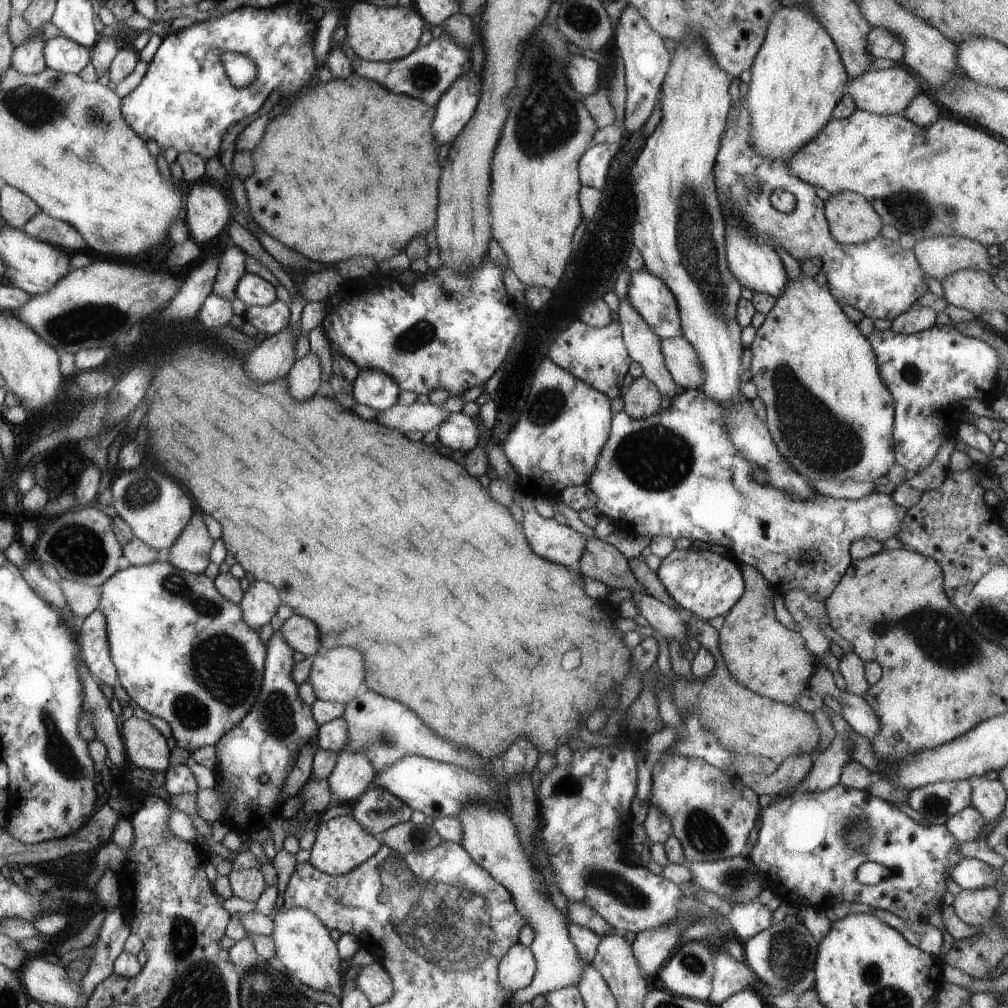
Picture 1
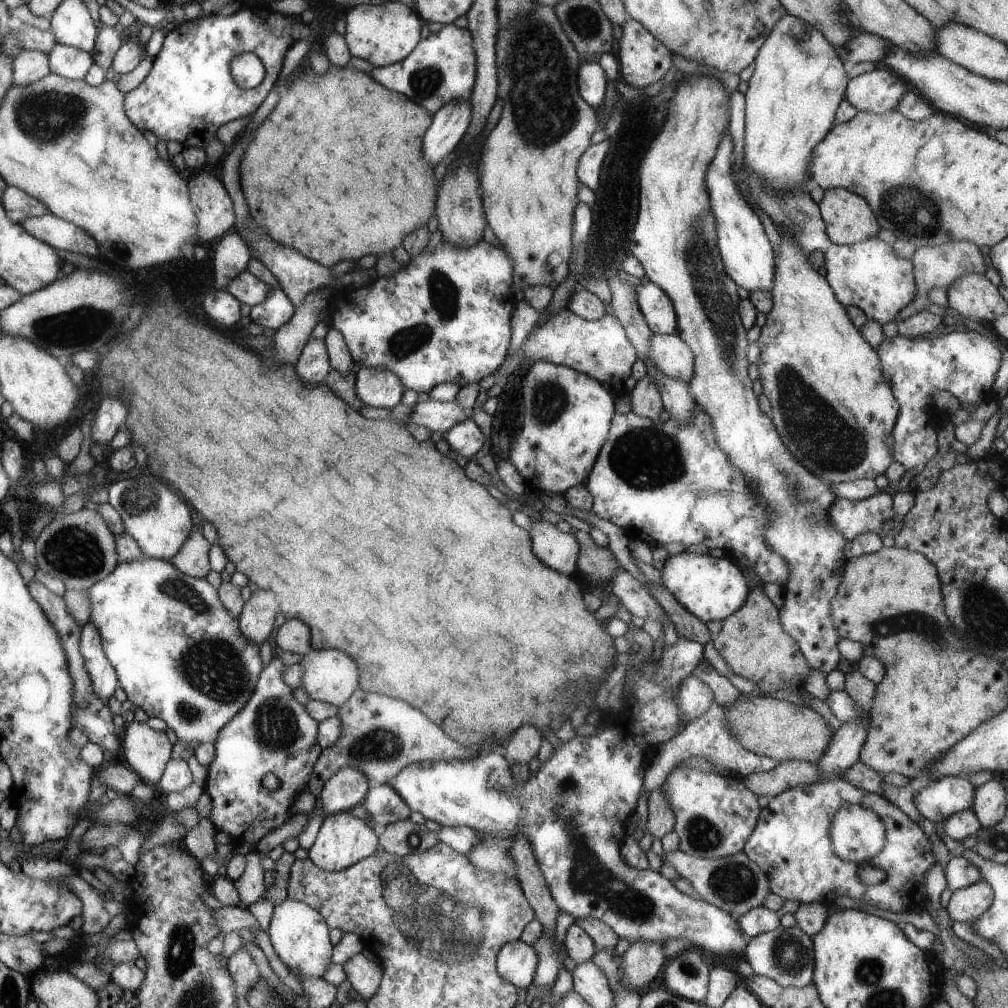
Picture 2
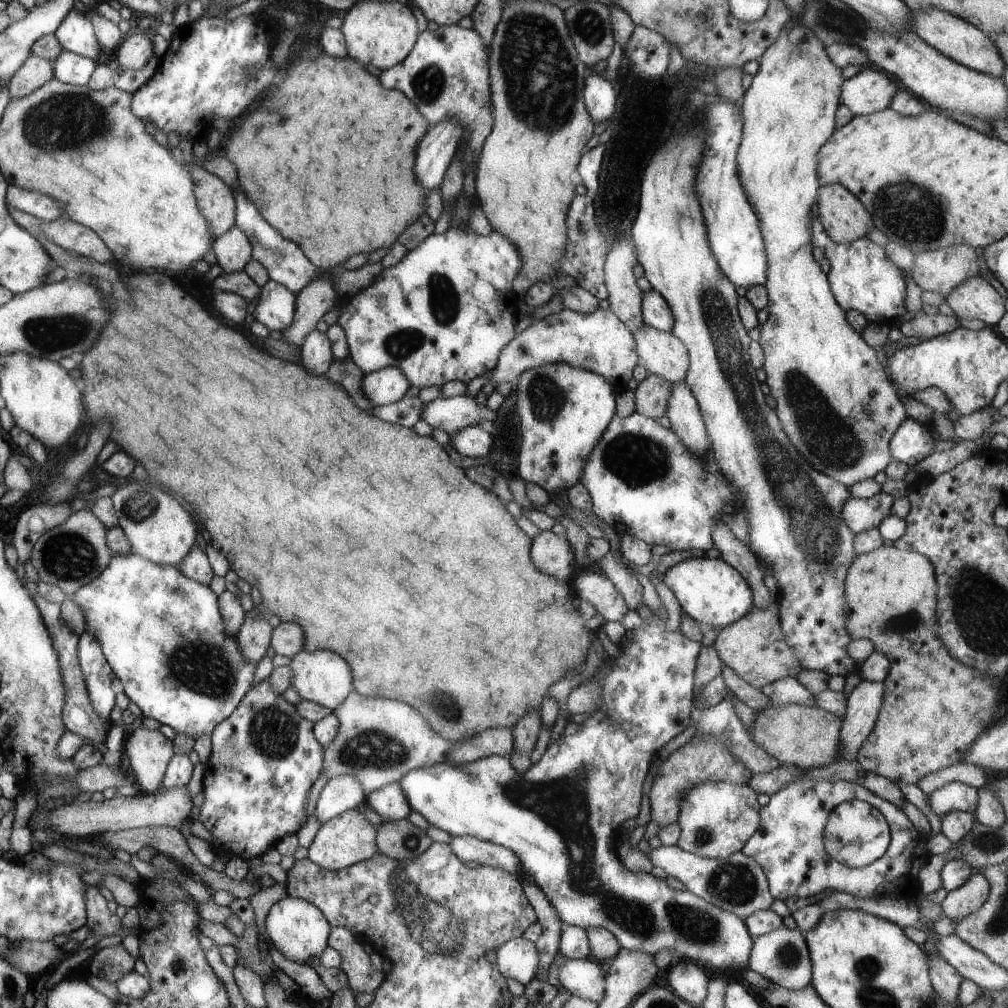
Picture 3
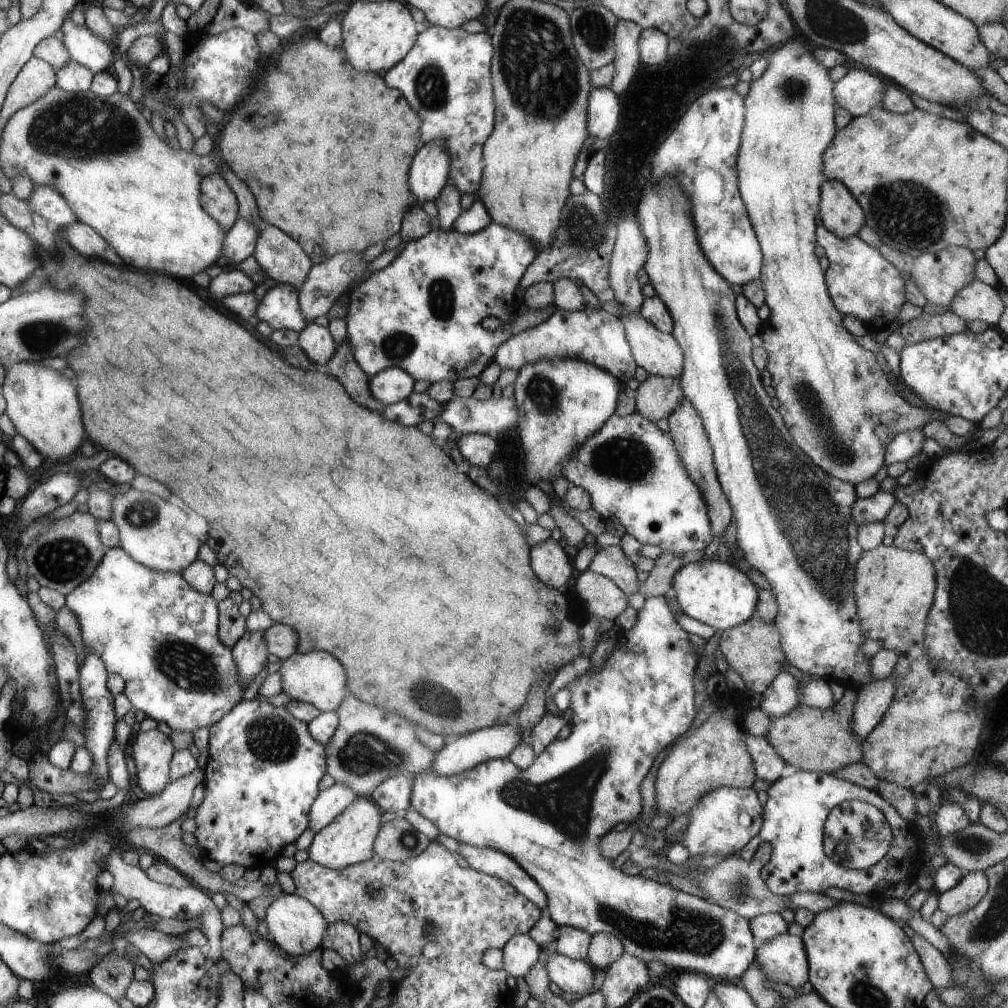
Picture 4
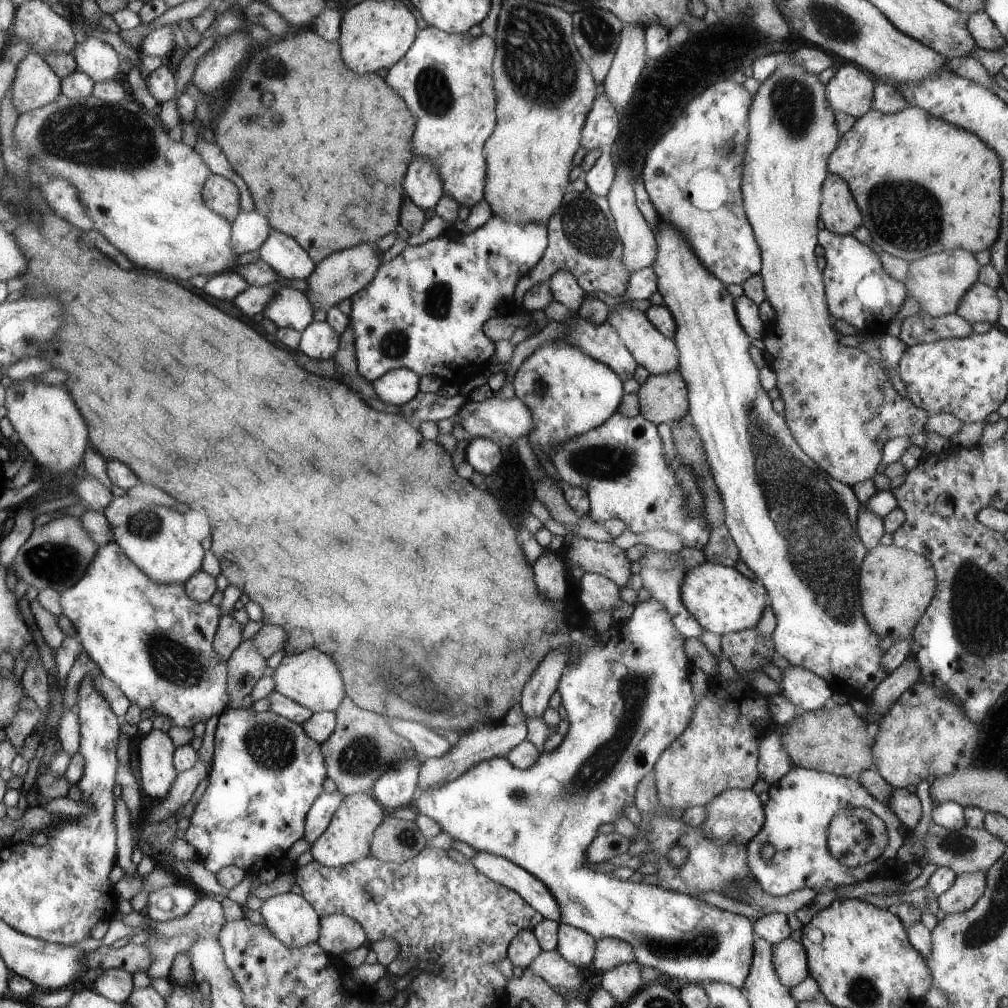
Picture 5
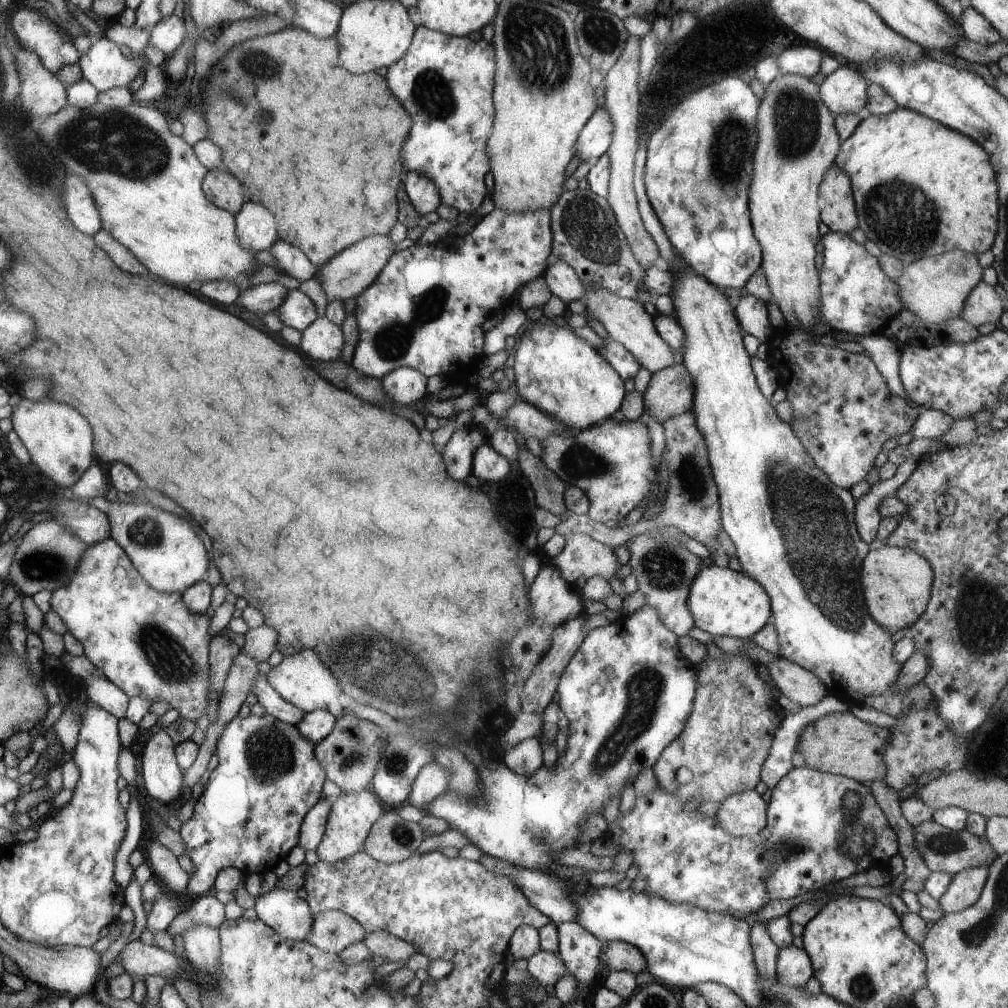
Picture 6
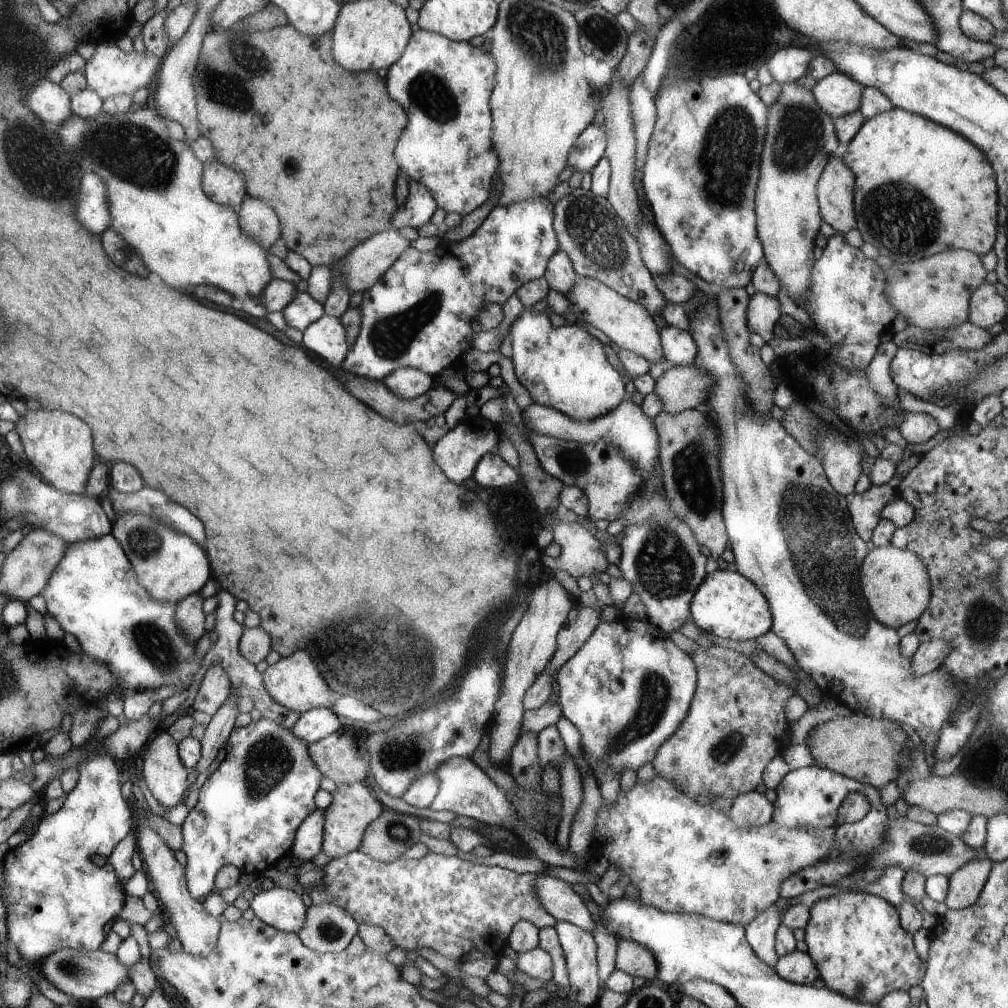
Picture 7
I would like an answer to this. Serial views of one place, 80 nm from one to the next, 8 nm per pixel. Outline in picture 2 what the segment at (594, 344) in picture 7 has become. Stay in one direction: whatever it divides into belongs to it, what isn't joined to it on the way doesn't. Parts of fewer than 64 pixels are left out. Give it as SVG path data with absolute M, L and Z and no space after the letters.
M547 360L536 361L527 374L519 377L523 384L523 423L517 437L511 440L509 461L525 482L536 490L544 490L547 498L562 496L569 488L587 481L598 453L609 435L611 420L615 415L615 396L597 380Z

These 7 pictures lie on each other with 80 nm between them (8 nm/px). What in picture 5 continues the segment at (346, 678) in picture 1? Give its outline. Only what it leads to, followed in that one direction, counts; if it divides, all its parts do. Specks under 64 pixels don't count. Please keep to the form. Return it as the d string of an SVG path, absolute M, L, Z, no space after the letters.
M308 649L297 655L284 654L273 678L276 691L309 708L314 713L336 712L346 696L344 677L341 675L337 661L318 649Z

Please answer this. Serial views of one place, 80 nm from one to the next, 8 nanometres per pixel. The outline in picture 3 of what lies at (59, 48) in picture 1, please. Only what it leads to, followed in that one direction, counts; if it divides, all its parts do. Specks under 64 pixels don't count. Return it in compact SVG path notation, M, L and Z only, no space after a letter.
M62 49L53 62L53 72L63 83L87 86L96 63L87 56L82 56Z

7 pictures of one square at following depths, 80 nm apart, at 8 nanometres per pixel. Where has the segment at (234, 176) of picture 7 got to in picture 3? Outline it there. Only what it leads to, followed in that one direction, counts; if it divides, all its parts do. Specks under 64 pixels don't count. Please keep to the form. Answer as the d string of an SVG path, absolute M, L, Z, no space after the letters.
M194 162L192 168L192 176L196 184L194 192L196 194L198 208L202 212L202 216L212 225L210 228L212 228L214 238L221 237L226 230L230 230L234 226L234 214L237 214L237 202L234 202L234 196L232 196L230 188L220 178L216 178L214 173L208 172L200 165L196 165L196 162Z

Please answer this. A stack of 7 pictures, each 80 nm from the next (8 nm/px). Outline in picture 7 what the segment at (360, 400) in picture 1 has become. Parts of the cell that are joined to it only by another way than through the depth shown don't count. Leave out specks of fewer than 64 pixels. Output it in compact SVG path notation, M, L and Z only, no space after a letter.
M412 367L397 368L382 381L390 392L405 399L424 395L426 391L436 386L433 376Z

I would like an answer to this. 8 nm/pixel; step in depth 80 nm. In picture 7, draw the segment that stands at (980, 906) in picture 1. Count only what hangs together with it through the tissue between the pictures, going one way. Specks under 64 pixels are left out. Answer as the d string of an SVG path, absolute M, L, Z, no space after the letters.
M982 848L978 857L963 864L949 876L948 892L944 899L949 910L962 910L976 902L993 863Z

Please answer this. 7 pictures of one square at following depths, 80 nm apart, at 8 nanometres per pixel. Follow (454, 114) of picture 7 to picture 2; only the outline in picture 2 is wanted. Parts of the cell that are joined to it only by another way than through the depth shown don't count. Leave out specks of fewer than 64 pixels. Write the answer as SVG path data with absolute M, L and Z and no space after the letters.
M454 23L445 25L437 34L422 39L420 44L400 62L385 67L373 67L368 72L380 84L394 92L402 92L418 104L426 104L430 112L436 112L447 102L471 100L476 80L476 53L470 31L458 28Z

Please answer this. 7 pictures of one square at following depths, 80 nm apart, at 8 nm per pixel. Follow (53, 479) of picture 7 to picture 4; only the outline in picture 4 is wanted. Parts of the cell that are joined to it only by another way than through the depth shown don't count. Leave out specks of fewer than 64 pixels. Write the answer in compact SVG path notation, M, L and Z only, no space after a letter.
M13 362L5 368L1 394L6 403L5 413L14 423L17 433L42 452L44 460L64 463L80 453L78 446L84 438L84 424L76 392L78 390L70 380L40 362Z

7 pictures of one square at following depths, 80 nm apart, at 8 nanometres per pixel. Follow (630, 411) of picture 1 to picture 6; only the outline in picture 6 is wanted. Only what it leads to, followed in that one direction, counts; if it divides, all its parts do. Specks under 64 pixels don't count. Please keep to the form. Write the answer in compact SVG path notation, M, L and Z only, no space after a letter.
M676 363L654 373L641 395L645 406L644 416L662 424L691 410L694 379L681 363Z

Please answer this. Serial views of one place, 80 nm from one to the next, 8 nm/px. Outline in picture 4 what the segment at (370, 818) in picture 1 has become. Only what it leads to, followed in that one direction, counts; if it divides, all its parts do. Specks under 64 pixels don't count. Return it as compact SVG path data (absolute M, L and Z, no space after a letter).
M398 775L386 779L371 795L371 799L382 808L383 812L394 812L399 818L404 818L412 806L410 795L413 788L414 775Z

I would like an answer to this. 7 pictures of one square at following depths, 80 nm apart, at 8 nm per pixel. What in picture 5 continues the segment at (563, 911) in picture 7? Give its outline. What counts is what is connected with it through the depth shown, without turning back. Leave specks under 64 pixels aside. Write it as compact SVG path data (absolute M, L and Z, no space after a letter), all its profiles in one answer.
M476 851L470 862L490 880L517 892L544 919L559 922L560 909L550 889L527 870L503 856L482 851Z

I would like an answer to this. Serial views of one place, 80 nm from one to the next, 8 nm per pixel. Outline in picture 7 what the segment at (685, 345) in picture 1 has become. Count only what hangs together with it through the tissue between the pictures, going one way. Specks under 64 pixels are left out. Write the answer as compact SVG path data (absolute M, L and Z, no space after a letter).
M580 276L566 300L568 302L566 311L573 312L578 321L585 320L594 328L602 330L620 349L640 355L651 365L658 362L667 365L663 356L659 328L654 323L653 316L639 302L619 295L614 289L608 288L600 281Z

